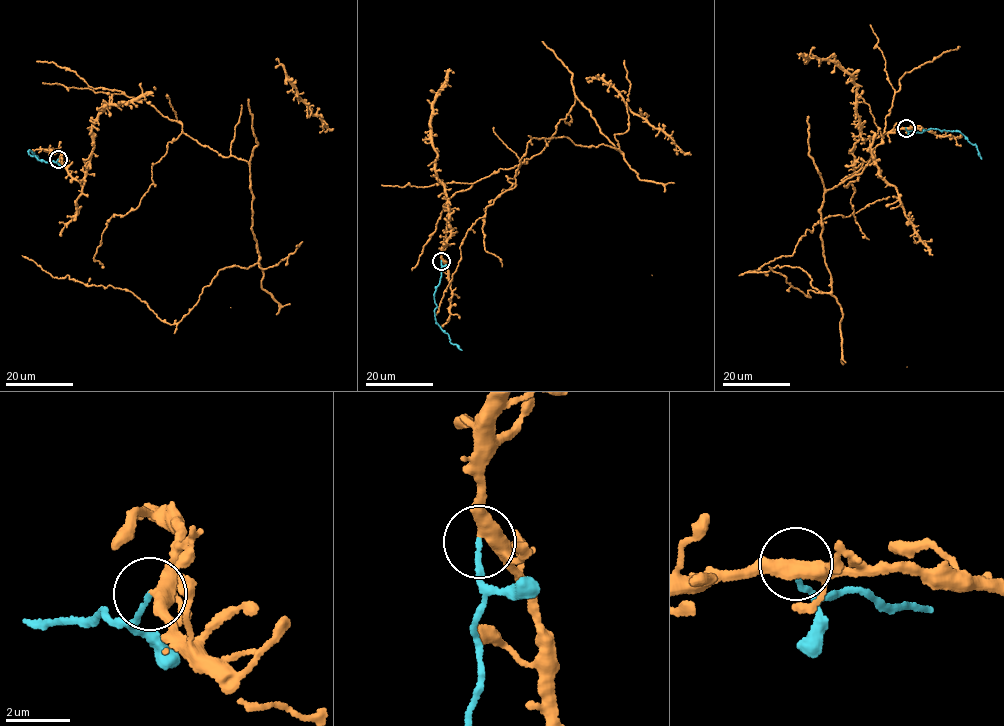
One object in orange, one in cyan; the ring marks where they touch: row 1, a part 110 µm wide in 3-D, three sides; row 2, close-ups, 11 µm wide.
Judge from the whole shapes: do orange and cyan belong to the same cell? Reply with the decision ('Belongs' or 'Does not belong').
Does not belong

